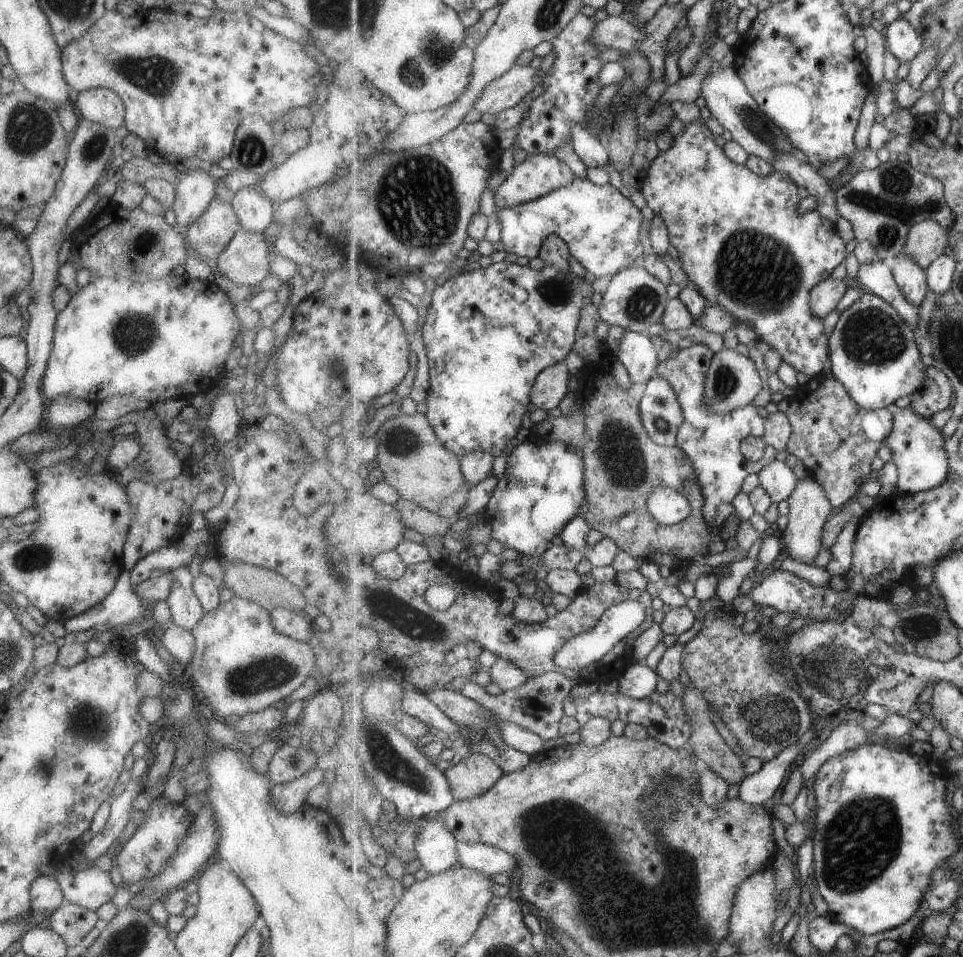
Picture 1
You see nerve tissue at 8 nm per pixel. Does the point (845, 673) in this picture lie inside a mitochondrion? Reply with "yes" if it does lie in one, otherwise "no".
yes

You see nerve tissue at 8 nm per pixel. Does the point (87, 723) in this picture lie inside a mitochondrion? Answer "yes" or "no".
yes

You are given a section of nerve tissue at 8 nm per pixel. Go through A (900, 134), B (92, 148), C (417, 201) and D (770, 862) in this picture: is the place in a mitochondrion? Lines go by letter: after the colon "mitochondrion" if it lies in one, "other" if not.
A: other
B: mitochondrion
C: mitochondrion
D: other

